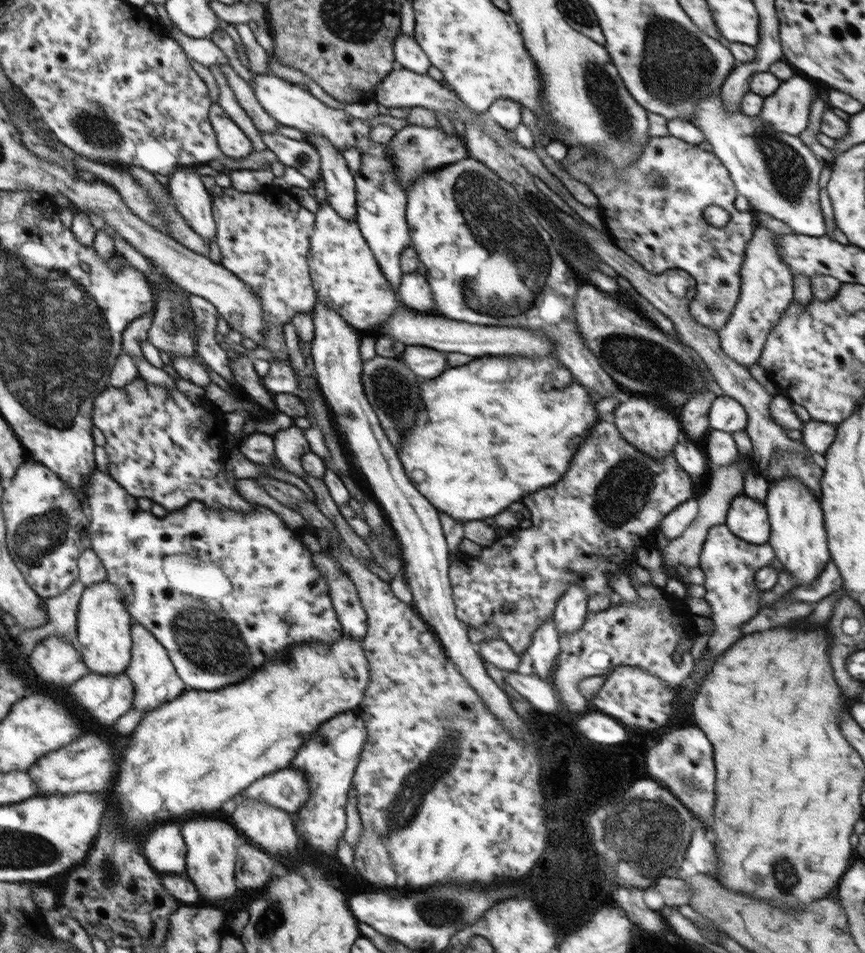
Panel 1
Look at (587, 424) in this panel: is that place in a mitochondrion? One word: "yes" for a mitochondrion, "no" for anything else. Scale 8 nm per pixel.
no

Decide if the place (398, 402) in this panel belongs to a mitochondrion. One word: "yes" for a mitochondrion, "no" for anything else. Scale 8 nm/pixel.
yes

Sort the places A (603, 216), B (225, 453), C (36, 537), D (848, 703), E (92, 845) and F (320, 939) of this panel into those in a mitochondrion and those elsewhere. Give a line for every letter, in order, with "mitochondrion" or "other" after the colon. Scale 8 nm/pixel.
A: other
B: other
C: mitochondrion
D: other
E: other
F: other

